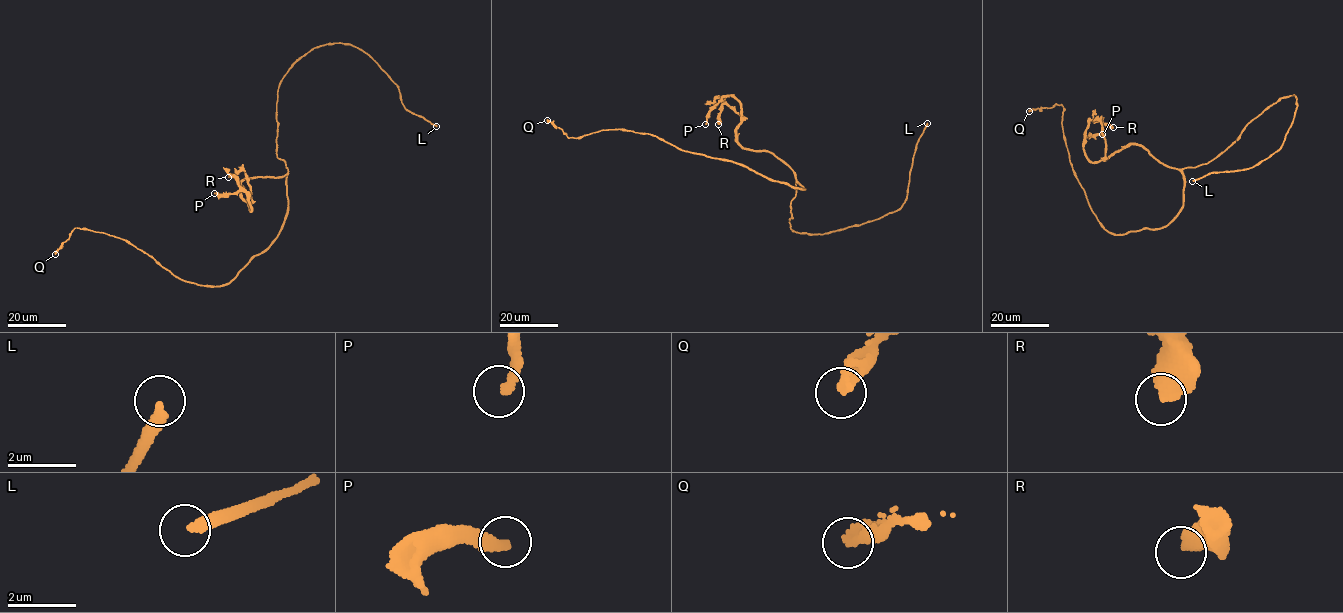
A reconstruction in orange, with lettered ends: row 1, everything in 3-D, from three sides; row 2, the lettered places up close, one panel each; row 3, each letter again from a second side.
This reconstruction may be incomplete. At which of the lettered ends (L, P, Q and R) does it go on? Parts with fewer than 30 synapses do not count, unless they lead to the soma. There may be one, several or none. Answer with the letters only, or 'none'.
L

